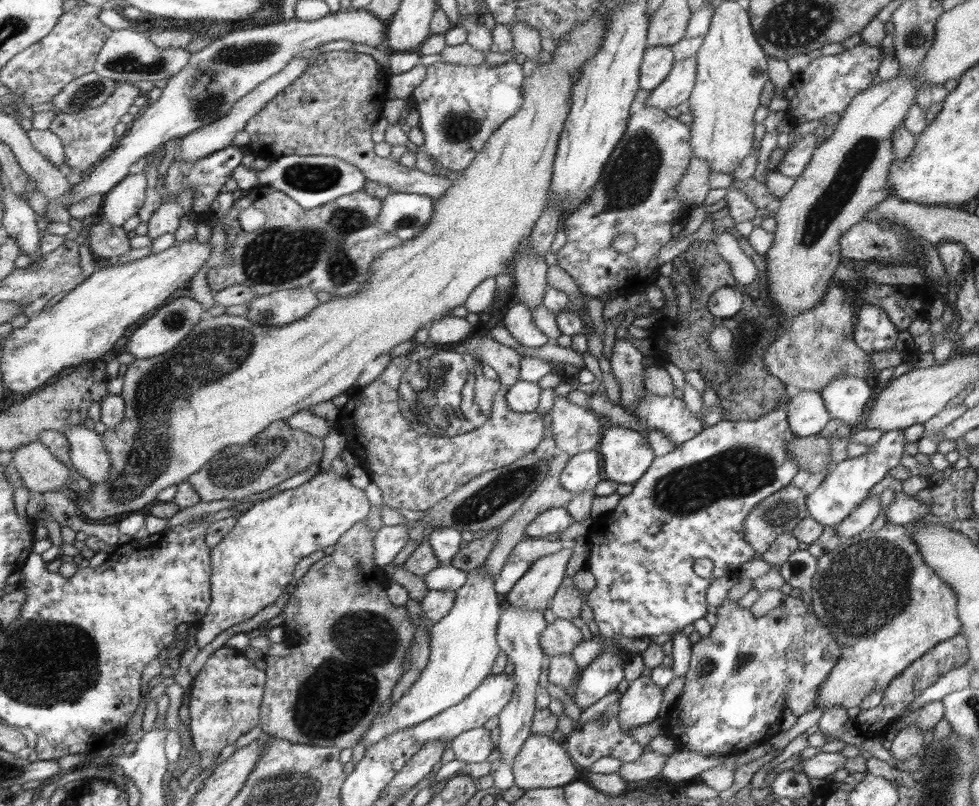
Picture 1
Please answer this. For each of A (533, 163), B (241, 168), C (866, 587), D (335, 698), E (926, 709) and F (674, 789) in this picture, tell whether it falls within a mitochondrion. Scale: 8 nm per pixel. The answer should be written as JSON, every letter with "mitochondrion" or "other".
{"A":"other","B":"other","C":"mitochondrion","D":"mitochondrion","E":"other","F":"other"}

